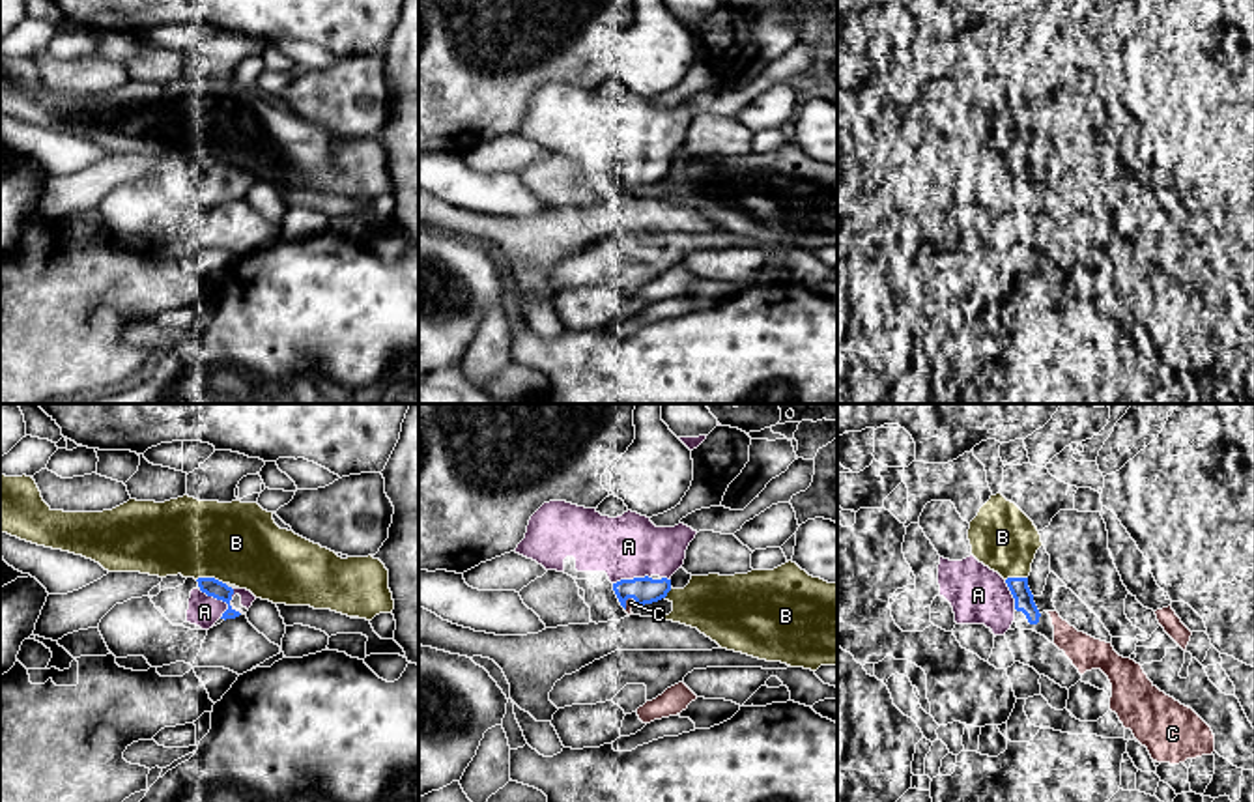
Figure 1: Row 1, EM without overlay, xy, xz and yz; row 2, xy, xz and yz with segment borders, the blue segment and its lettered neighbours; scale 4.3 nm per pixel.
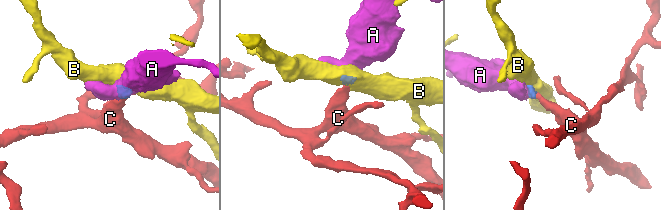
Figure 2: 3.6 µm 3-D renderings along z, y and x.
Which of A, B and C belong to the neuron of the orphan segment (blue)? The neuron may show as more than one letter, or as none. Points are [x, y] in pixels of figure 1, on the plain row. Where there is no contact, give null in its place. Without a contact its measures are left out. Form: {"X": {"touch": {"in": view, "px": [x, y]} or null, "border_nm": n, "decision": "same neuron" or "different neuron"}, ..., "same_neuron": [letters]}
{"A": {"touch": {"in": "xy", "px": [219, 180]}, "border_nm": 220, "decision": "same neuron"}, "B": {"touch": {"in": "xy", "px": [212, 159]}, "border_nm": 130, "decision": "different neuron"}, "C": {"touch": {"in": "xz", "px": [625, 184]}, "border_nm": 70, "decision": "same neuron"}, "same_neuron": ["A", "C"]}

